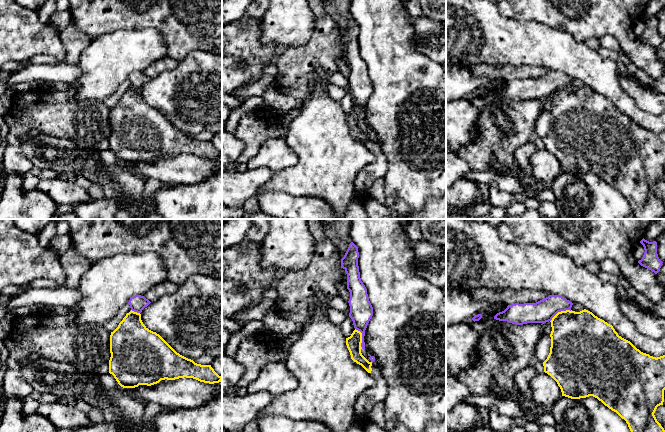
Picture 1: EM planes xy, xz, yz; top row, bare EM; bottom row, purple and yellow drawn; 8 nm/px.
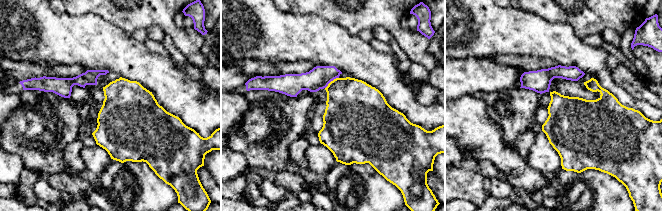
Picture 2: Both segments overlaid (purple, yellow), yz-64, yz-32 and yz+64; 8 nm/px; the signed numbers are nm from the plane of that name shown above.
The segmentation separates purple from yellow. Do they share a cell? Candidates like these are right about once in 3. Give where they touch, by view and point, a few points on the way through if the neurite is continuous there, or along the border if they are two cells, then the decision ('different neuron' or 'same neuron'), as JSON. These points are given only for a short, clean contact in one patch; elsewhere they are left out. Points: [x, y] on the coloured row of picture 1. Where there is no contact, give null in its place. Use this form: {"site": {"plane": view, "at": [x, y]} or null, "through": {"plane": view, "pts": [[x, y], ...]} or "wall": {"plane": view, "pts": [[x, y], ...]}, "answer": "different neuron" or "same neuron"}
{"site": {"plane": "xz", "at": [362, 338]}, "wall": {"plane": "xz", "pts": [[355, 328], [361, 333], [362, 348]]}, "answer": "different neuron"}

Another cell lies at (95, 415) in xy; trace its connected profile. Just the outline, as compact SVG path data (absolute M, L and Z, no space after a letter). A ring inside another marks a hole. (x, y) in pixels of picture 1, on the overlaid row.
M91 406L87 412L87 416L92 422L92 424L99 424L103 422L103 413L99 408Z

